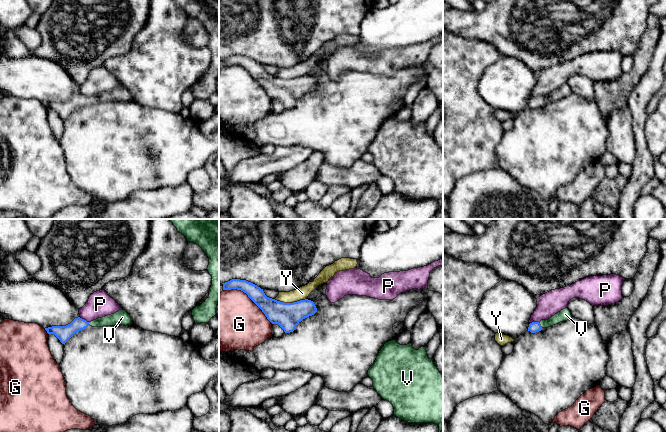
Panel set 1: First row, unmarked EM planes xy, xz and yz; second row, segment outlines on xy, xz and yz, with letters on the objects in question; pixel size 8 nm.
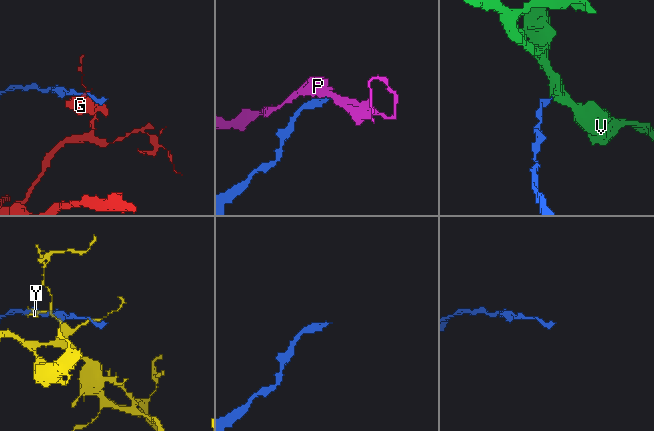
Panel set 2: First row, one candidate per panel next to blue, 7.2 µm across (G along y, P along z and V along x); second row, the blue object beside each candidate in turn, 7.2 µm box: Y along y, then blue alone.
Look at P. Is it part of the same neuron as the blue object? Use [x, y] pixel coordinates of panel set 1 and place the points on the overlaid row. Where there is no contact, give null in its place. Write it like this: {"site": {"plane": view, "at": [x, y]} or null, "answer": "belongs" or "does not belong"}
{"site": {"plane": "xy", "at": [83, 319]}, "answer": "does not belong"}

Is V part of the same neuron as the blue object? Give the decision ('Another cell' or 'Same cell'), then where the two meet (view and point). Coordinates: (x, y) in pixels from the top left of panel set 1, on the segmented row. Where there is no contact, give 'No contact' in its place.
Same cell. Touches blue at yz (540, 325)

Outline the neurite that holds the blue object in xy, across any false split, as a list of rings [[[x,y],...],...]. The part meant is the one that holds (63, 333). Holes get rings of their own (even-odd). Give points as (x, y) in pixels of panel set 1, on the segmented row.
[[[123,309],[118,312],[107,315],[102,318],[98,318],[91,322],[78,317],[75,318],[70,324],[66,326],[52,326],[45,328],[48,334],[54,334],[62,344],[65,344],[75,333],[84,330],[88,326],[103,327],[103,326],[118,326],[118,325],[130,325],[131,317]]]

